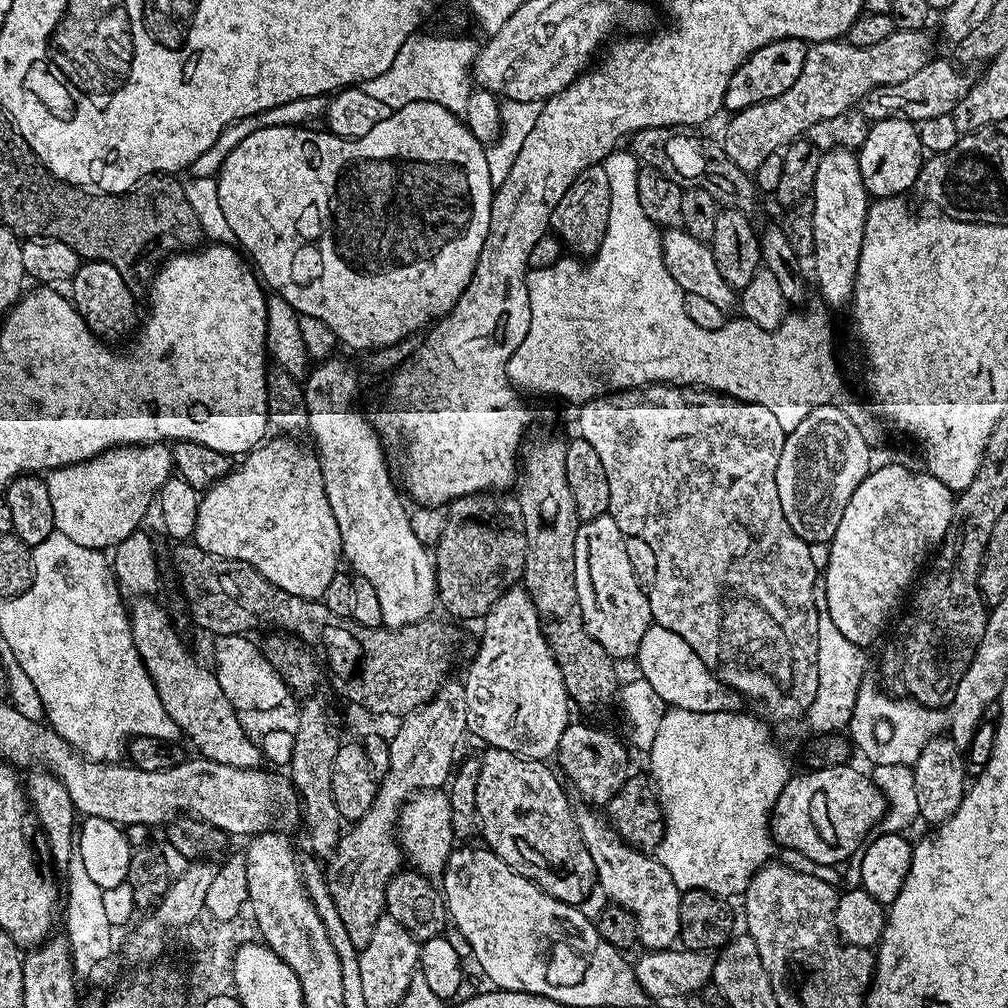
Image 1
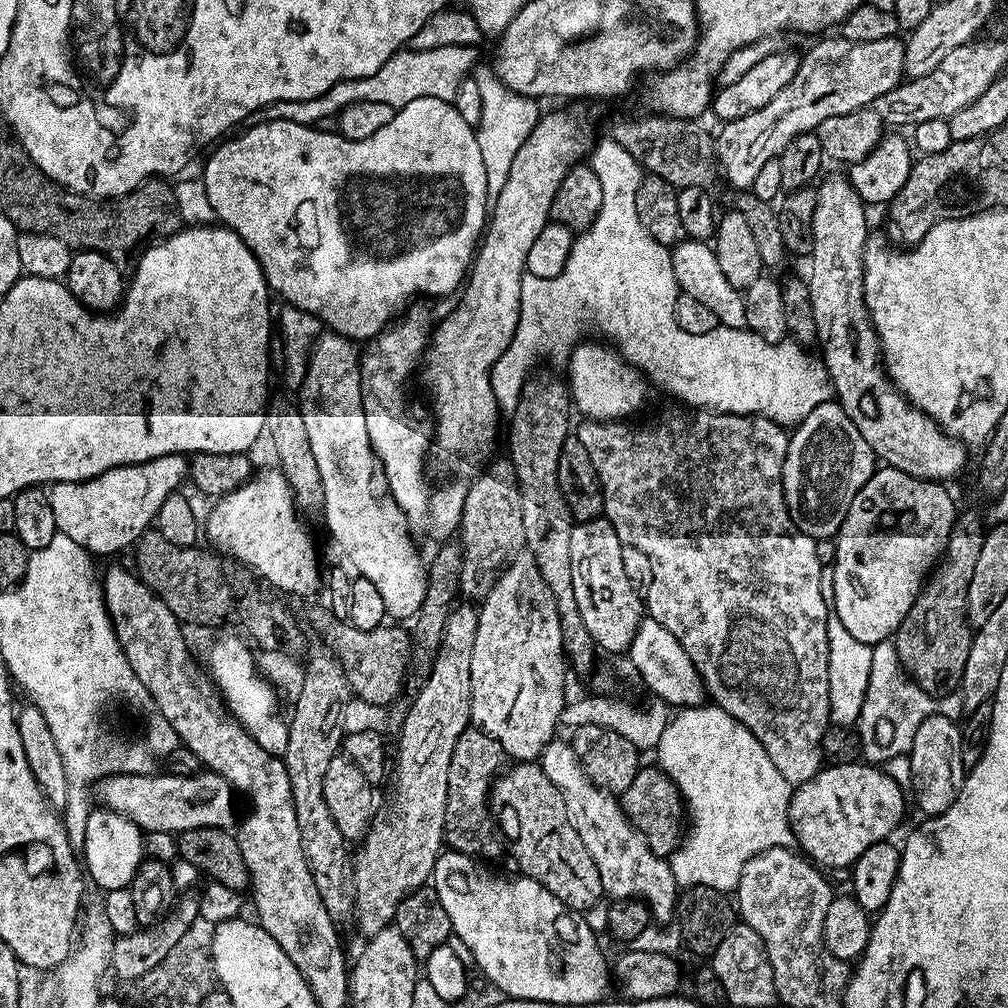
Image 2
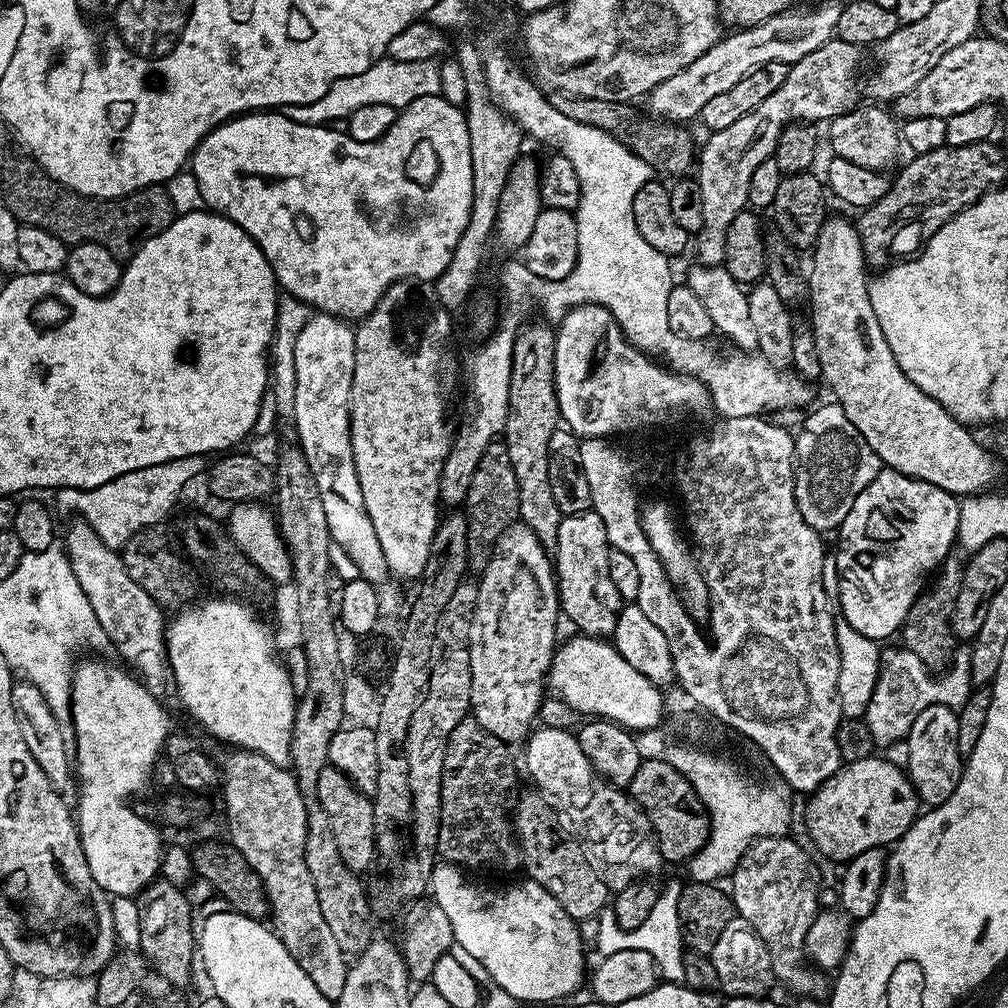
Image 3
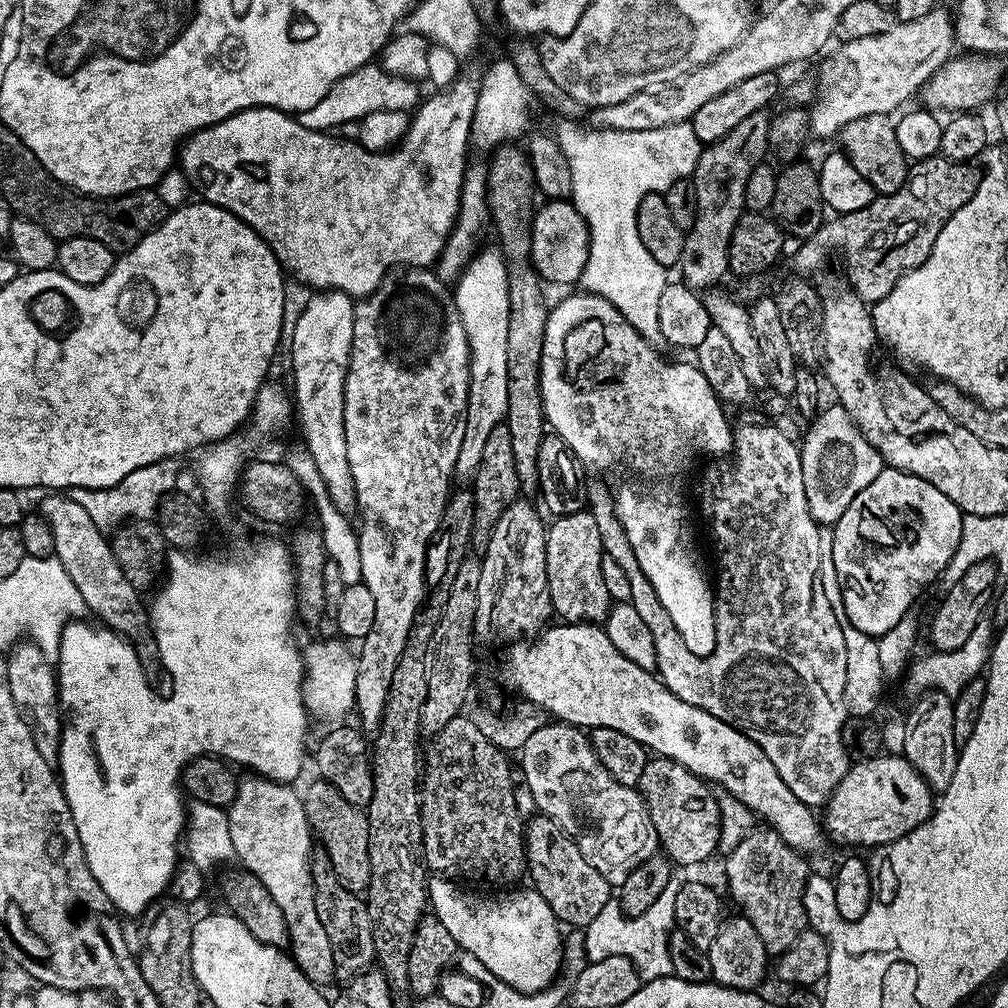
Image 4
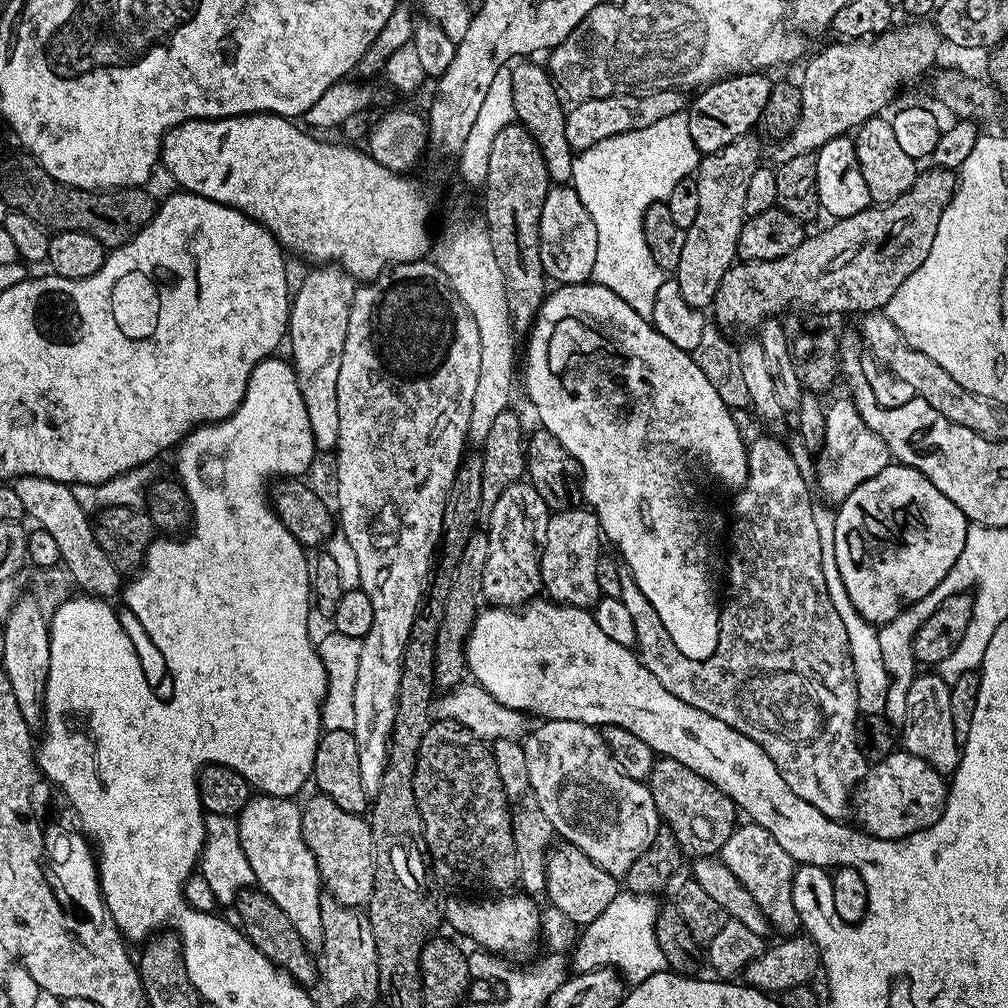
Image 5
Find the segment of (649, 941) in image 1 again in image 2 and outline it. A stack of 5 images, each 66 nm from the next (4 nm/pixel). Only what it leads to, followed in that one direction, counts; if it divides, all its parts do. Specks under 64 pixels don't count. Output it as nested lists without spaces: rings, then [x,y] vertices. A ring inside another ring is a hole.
[[[554,738],[545,746],[538,763],[546,778],[558,786],[566,802],[570,826],[574,826],[578,838],[582,838],[582,846],[590,850],[590,858],[594,858],[594,866],[598,866],[605,893],[618,900],[643,900],[653,921],[671,921],[676,914],[678,887],[669,861],[652,853],[646,838],[628,821],[619,799],[604,788],[599,788],[588,777],[571,743],[567,739],[560,739]]]

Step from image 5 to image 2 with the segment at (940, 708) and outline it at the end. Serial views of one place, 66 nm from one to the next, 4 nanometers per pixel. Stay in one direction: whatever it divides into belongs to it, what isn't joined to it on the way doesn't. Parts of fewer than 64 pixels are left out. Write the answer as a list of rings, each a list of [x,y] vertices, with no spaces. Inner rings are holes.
[[[932,715],[927,717],[916,730],[914,742],[908,753],[911,762],[911,782],[910,792],[914,794],[914,800],[925,817],[937,816],[945,813],[954,804],[954,799],[958,798],[961,788],[964,785],[966,775],[966,765],[961,757],[961,738],[963,736],[961,727],[948,716]]]

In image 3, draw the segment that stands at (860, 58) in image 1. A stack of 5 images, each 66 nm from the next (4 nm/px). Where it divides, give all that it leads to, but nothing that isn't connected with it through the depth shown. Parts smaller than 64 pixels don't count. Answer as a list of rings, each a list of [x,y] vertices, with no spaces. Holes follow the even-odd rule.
[[[833,38],[812,54],[789,67],[786,82],[746,118],[711,133],[698,152],[698,179],[702,186],[702,230],[694,234],[695,259],[702,264],[723,265],[726,254],[726,230],[738,214],[748,208],[750,178],[762,162],[773,159],[782,130],[797,122],[827,122],[857,107],[856,75],[860,72],[861,49],[850,42]]]

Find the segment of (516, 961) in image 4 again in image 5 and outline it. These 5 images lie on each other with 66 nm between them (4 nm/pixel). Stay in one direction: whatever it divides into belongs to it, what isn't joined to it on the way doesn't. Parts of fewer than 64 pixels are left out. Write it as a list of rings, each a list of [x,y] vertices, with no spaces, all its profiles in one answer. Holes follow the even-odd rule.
[[[504,894],[499,898],[480,898],[475,904],[472,900],[452,900],[443,905],[442,912],[456,932],[469,936],[476,944],[481,944],[488,952],[501,952],[504,956],[520,956],[535,946],[541,939],[540,917],[541,905],[536,905],[531,895]]]

